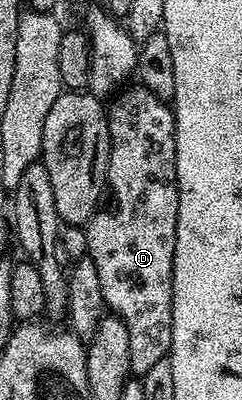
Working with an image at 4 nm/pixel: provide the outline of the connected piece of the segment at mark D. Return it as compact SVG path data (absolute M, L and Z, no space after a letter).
M126 86L109 101L106 113L106 125L110 131L110 157L106 160L106 183L108 196L114 199L111 208L103 207L95 212L89 224L85 225L88 255L96 262L96 274L100 274L100 290L104 294L107 309L122 319L128 326L128 354L130 355L130 371L141 378L148 374L156 362L167 359L172 346L172 310L174 309L174 251L176 250L176 218L178 217L178 179L176 178L176 134L174 133L174 109L167 101L152 94L152 90L141 86Z

